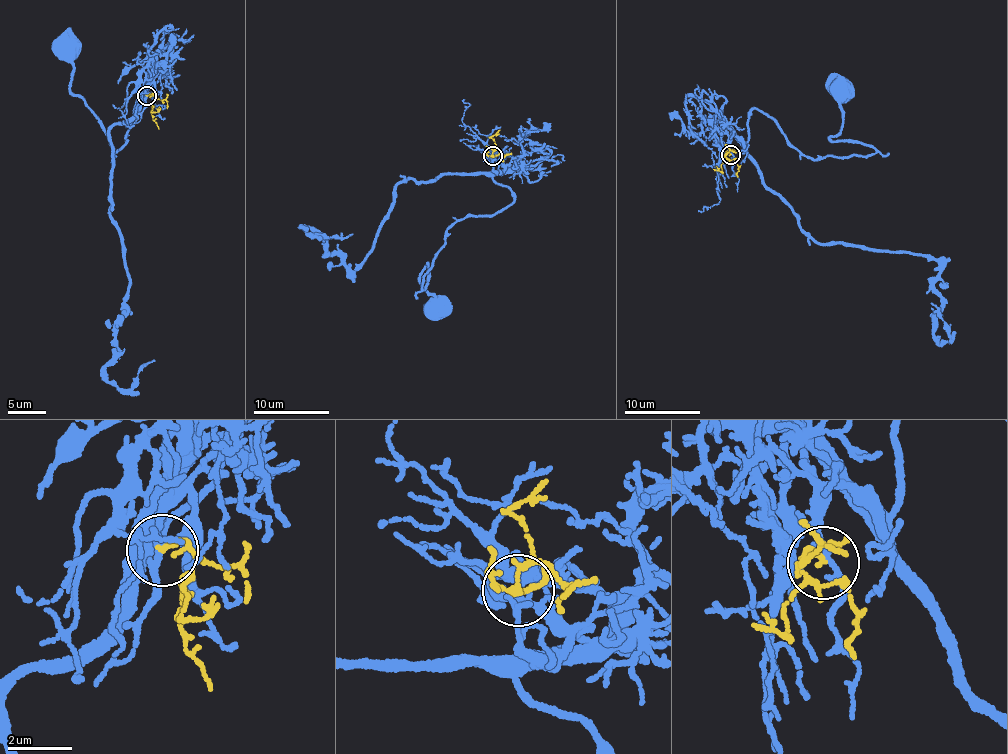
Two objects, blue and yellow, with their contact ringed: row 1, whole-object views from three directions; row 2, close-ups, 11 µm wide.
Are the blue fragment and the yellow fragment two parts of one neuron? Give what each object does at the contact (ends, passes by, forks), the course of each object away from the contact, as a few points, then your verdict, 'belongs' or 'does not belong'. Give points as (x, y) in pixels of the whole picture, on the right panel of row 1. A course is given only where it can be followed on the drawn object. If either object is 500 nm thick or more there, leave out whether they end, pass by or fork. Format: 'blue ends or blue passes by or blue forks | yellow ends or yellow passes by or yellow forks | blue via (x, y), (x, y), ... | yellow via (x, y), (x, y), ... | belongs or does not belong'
blue passes by | yellow ends | blue via (731, 155), (734, 137), (798, 227), (817, 242), (906, 250), (938, 263), (934, 333), (948, 341), (931, 302) | yellow via (731, 155), (725, 154), (737, 162), (738, 177) | belongs

